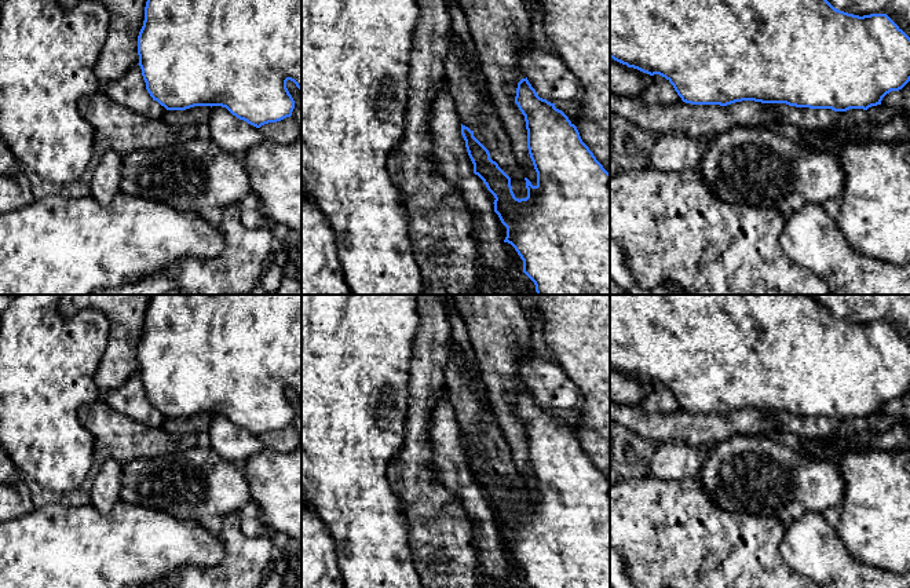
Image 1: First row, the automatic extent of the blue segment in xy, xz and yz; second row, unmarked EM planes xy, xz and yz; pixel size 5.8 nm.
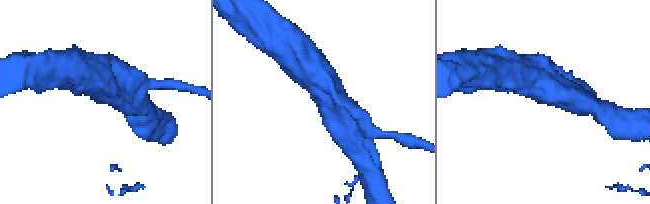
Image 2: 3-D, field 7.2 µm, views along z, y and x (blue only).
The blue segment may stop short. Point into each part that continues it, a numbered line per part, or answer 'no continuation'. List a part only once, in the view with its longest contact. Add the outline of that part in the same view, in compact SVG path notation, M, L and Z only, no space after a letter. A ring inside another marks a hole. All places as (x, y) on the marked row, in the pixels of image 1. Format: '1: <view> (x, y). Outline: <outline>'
no continuation

